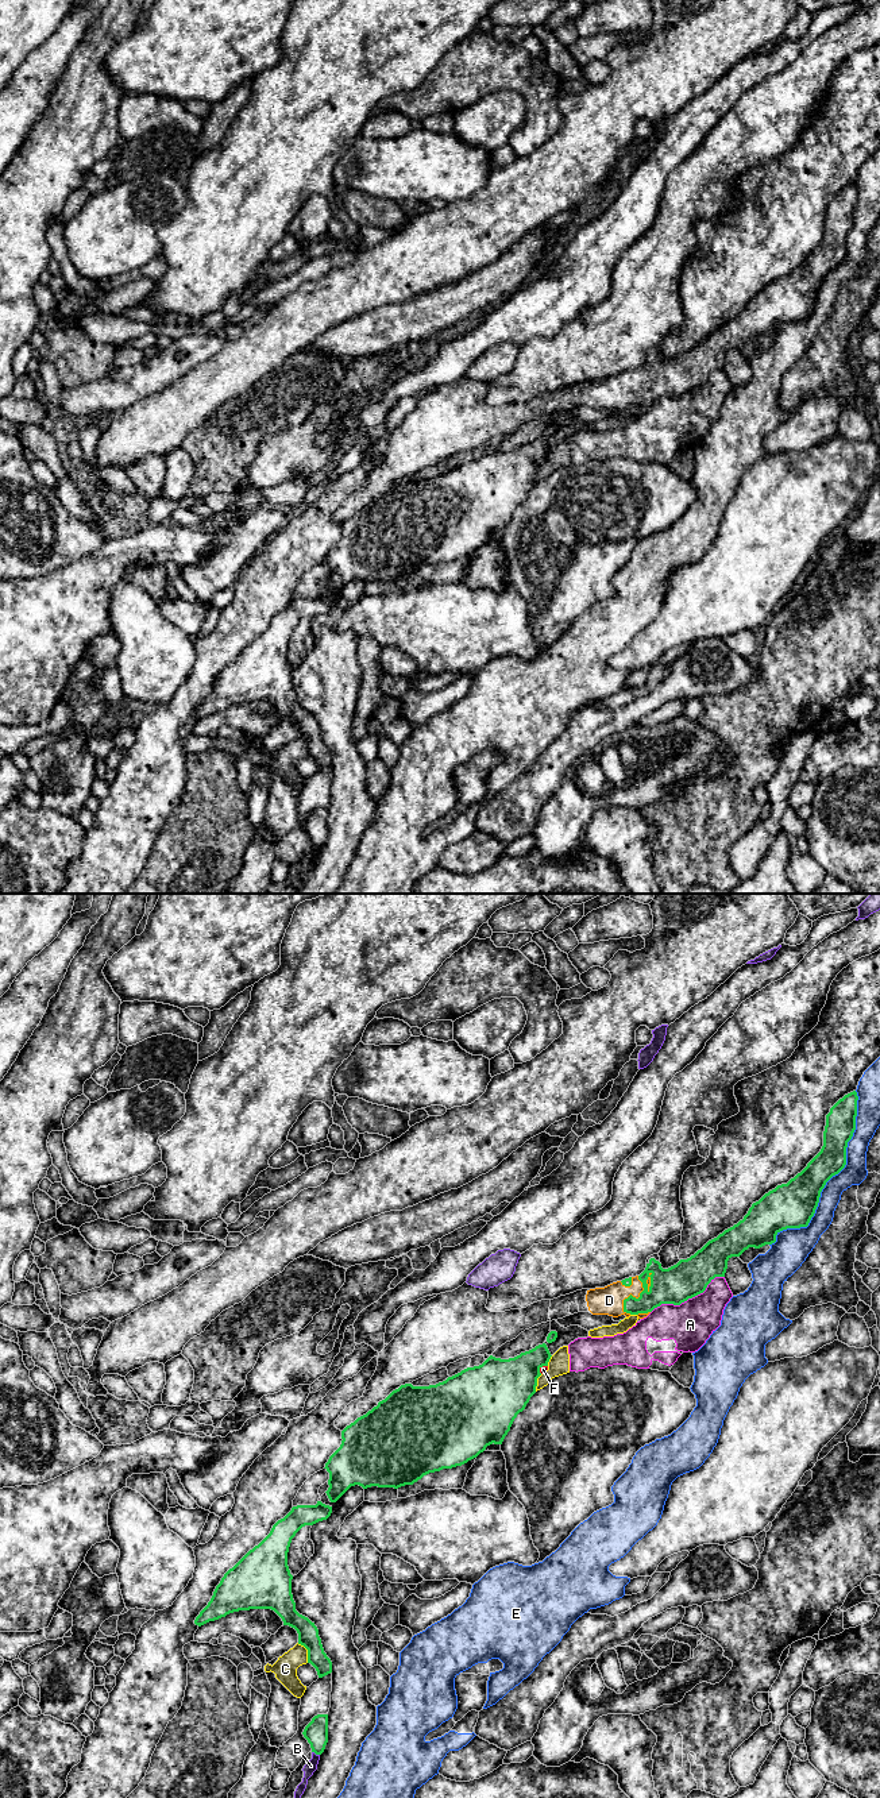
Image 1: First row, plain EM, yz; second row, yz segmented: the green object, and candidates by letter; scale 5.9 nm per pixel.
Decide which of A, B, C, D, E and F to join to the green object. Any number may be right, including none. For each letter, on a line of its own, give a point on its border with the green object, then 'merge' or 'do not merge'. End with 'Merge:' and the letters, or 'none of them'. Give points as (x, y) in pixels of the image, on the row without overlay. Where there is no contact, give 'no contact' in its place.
A: meets green in yz at (687, 392); do not merge
B: meets green in yz at (316, 847); do not merge
C: meets green in yz at (308, 744); do not merge
D: meets green in yz at (635, 390); merge
E: meets green in yz at (830, 270); do not merge
F: meets green in yz at (541, 459); do not merge
Merge: D

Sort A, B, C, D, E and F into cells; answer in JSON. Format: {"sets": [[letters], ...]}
{"sets": [["A", "F"], ["B"], ["C"], ["D"], ["E"]]}

